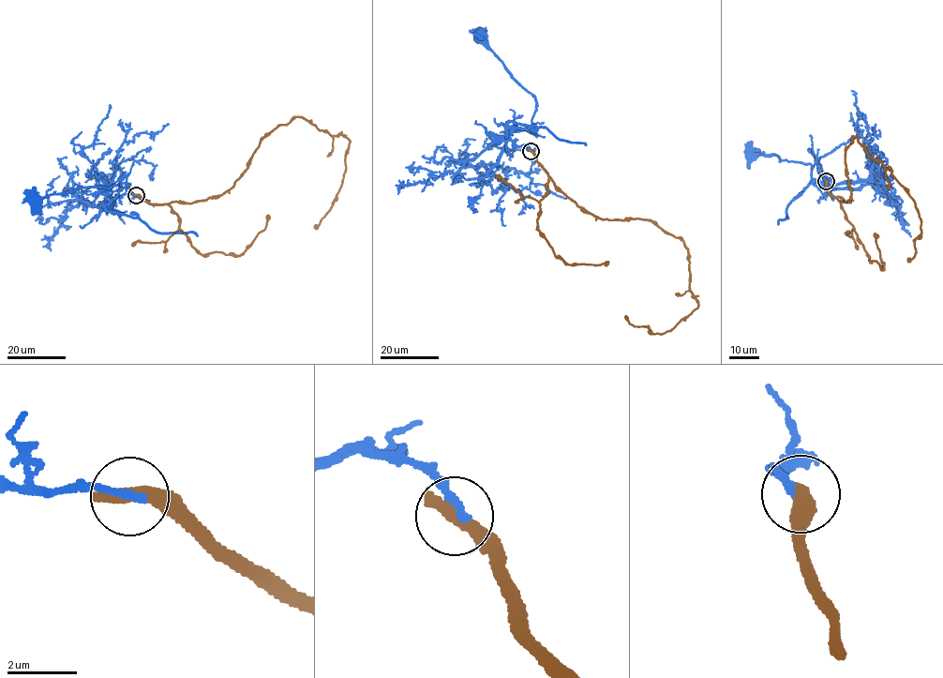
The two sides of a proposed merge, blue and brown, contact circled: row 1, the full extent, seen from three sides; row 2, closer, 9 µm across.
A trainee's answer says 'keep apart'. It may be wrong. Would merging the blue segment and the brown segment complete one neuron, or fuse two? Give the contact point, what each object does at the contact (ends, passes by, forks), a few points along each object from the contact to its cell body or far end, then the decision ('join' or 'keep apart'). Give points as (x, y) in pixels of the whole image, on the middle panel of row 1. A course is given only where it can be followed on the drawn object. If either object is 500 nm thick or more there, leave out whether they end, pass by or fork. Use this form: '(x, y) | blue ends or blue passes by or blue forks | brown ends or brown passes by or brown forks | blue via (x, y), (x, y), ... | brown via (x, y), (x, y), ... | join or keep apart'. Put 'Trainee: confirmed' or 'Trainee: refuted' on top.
Trainee: confirmed
(531, 151) | blue via (531, 150), (516, 145), (510, 133), (517, 128), (533, 130), (535, 98), (512, 76), (482, 35) | brown via (531, 151), (578, 206), (603, 219), (649, 219), (685, 246), (697, 307), (659, 334), (625, 316) | keep apart

